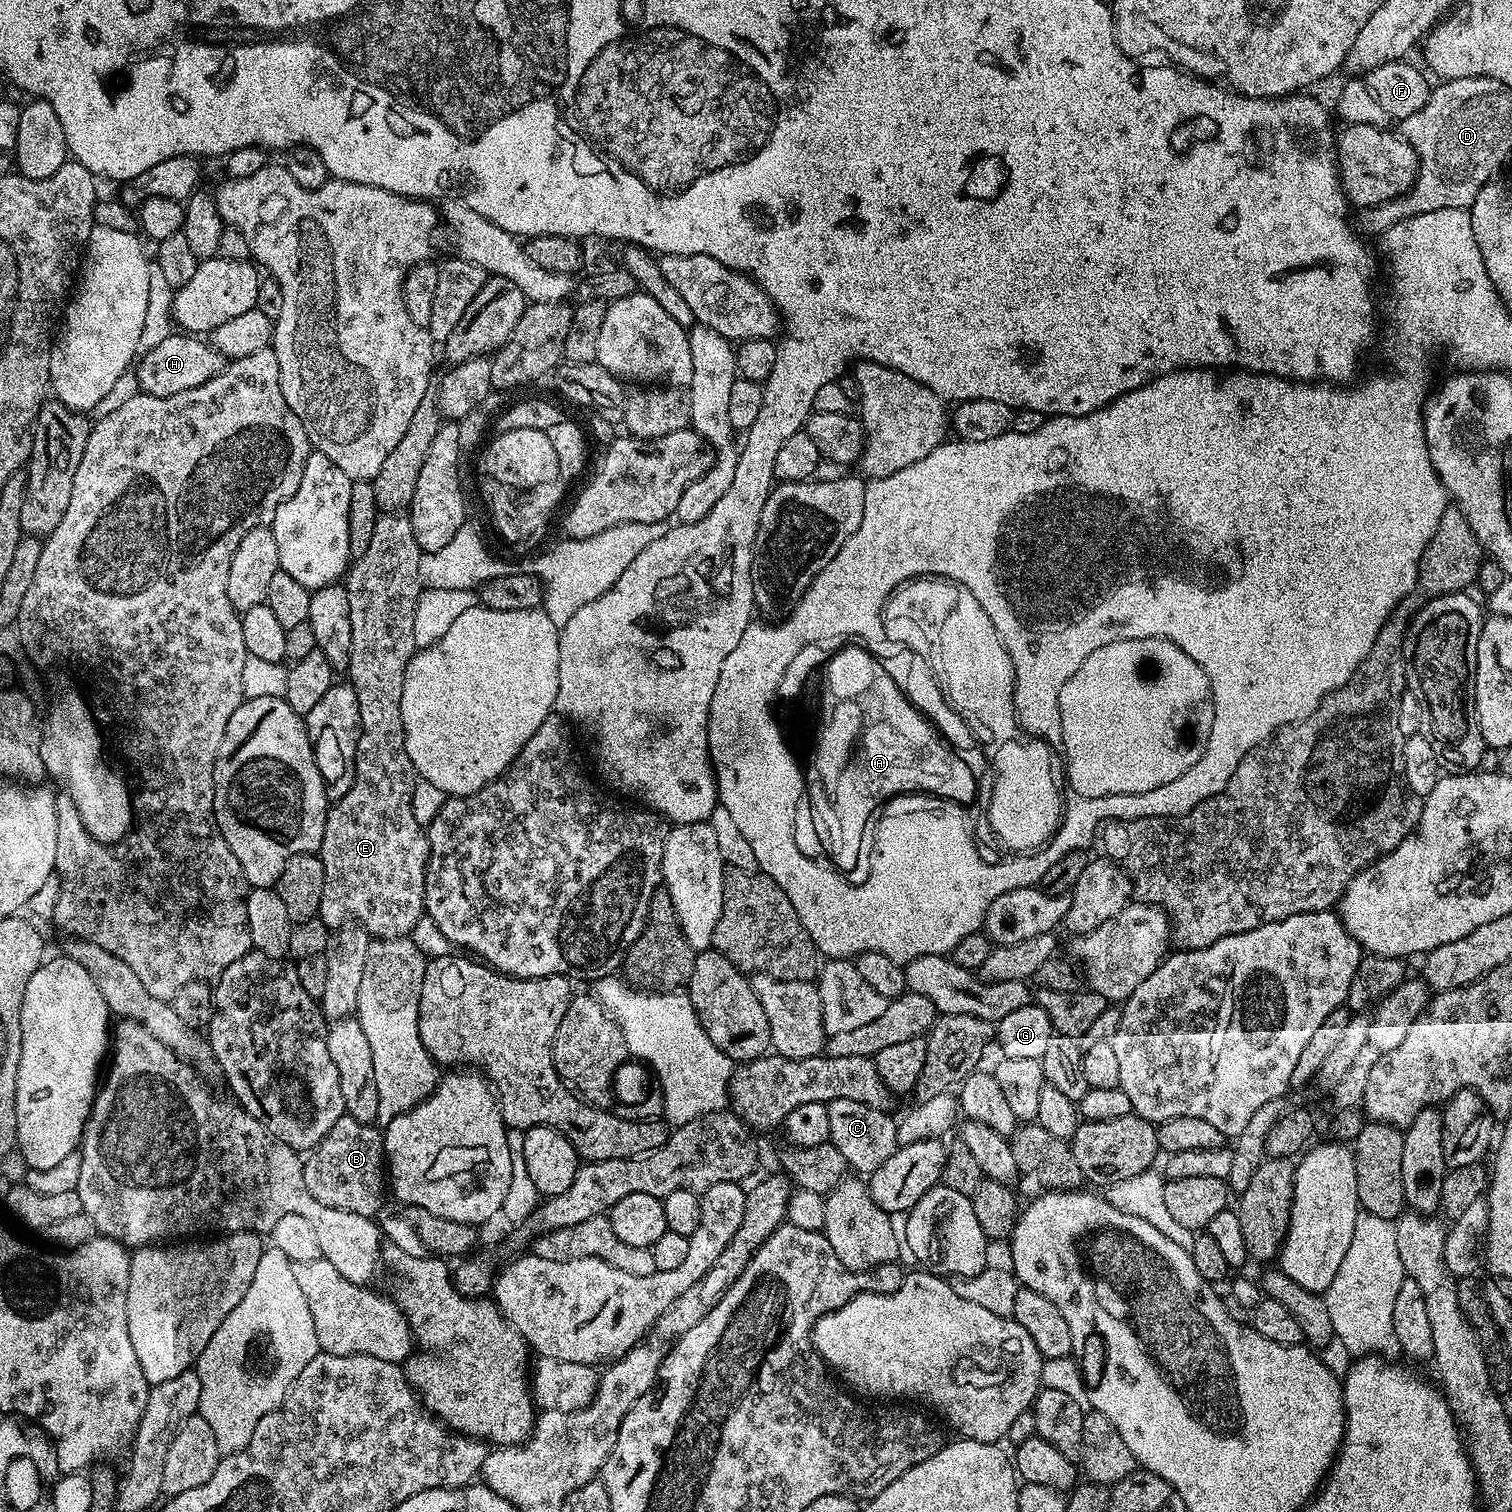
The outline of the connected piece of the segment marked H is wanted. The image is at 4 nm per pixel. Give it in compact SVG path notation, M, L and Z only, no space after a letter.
M172 332L160 344L139 357L136 373L140 389L145 395L169 397L209 381L221 372L225 363L226 358L209 341L184 332Z

